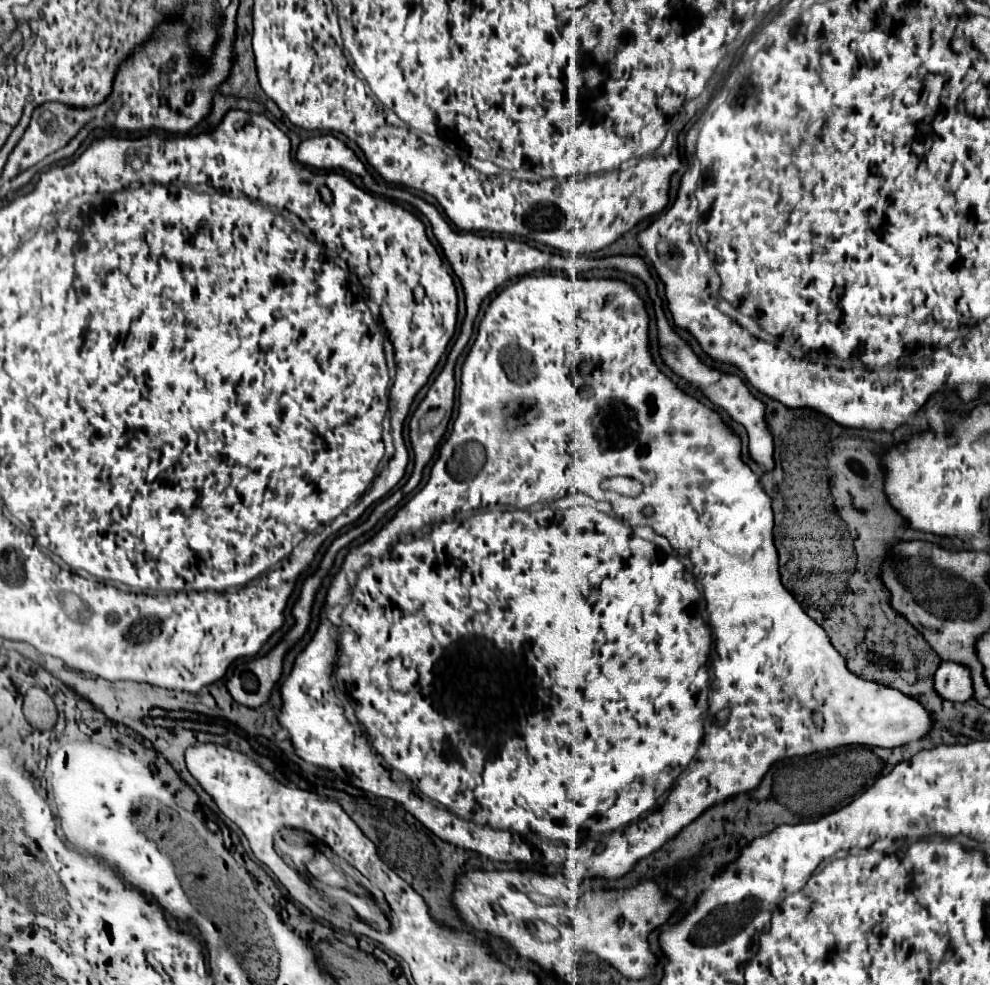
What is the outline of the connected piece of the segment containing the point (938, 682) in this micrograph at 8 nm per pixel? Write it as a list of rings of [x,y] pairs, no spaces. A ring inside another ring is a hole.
[[[945,661],[935,673],[935,689],[943,699],[949,701],[967,701],[973,697],[971,673],[965,665]]]

